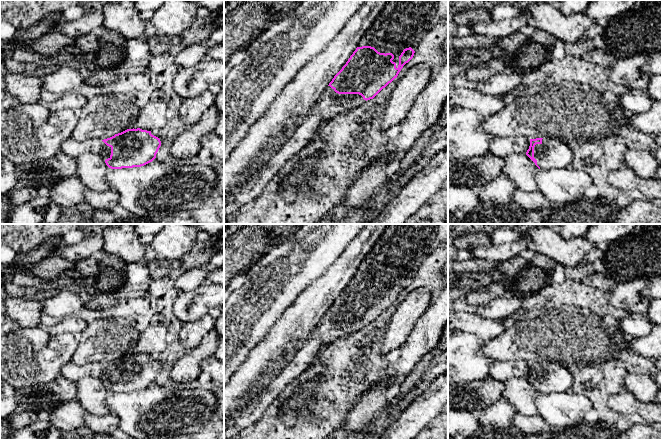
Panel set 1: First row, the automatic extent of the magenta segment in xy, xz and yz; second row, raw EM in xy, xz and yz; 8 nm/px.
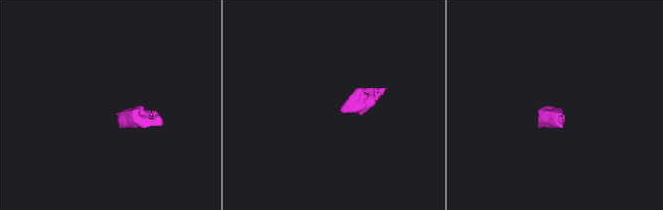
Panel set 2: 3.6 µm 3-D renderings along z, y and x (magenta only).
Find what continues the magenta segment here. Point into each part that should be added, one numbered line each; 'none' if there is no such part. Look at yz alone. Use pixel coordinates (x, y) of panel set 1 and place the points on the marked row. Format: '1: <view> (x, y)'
1: yz (552, 154)

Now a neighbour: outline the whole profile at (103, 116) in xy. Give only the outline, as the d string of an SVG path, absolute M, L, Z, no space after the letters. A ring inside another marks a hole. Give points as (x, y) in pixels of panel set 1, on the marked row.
M122 93L96 95L82 107L71 138L77 141L110 138L127 129L133 129L138 115L137 106Z

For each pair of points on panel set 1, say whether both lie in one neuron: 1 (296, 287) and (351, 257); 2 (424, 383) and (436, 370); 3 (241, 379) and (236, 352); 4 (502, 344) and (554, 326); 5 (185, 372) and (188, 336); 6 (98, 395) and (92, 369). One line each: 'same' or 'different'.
1: different
2: same
3: different
4: same
5: different
6: different

